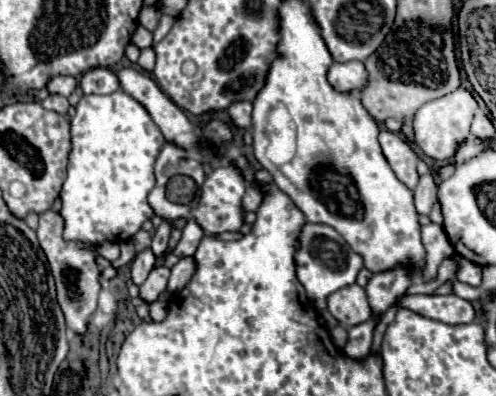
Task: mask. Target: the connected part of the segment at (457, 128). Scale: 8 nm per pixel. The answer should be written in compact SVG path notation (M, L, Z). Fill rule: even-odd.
M458 88L456 92L450 92L450 94L442 96L442 98L426 102L412 118L416 146L428 158L434 158L434 160L452 158L456 154L458 146L470 136L470 122L472 122L472 116L474 116L476 110L478 110L478 102L464 88Z

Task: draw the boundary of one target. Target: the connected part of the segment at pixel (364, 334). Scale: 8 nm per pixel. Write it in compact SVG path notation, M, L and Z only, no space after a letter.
M376 314L370 320L366 320L366 322L350 328L350 332L348 332L348 344L344 346L344 352L350 358L362 360L362 358L368 356L370 344L372 344L372 336L374 336L374 328L376 328L378 322L380 322L380 314Z

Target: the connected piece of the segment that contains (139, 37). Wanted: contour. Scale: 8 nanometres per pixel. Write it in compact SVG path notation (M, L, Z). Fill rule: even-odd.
M138 26L134 36L132 36L132 42L142 50L142 48L150 48L152 46L152 32L146 30L144 26Z

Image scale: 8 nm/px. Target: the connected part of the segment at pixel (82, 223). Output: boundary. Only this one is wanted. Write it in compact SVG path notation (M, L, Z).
M118 90L114 94L108 94L108 96L94 96L94 94L82 96L80 102L78 102L78 106L76 106L76 114L72 118L70 132L72 132L72 152L68 156L66 180L64 180L64 186L62 186L62 192L60 192L60 198L62 198L62 210L60 210L60 214L62 214L64 222L66 222L66 226L64 226L64 240L82 240L82 242L92 242L96 246L102 244L102 242L106 242L106 240L110 240L110 242L126 242L126 240L130 240L142 228L142 224L148 218L154 216L154 210L148 204L148 194L154 188L154 170L152 170L154 158L156 158L156 154L160 152L160 148L164 144L162 132L158 130L158 126L154 124L154 120L146 112L146 108L142 104L138 104L134 98L130 98L128 94L124 94L122 90Z

